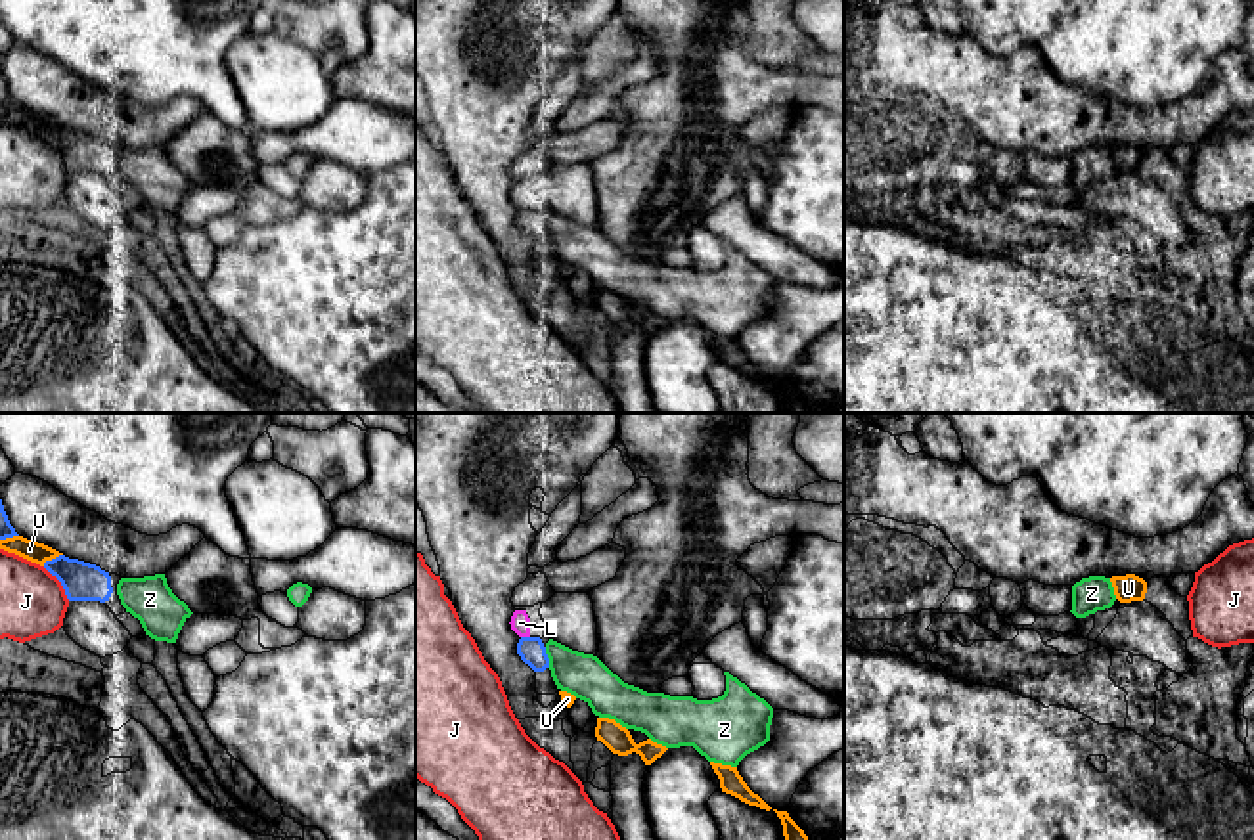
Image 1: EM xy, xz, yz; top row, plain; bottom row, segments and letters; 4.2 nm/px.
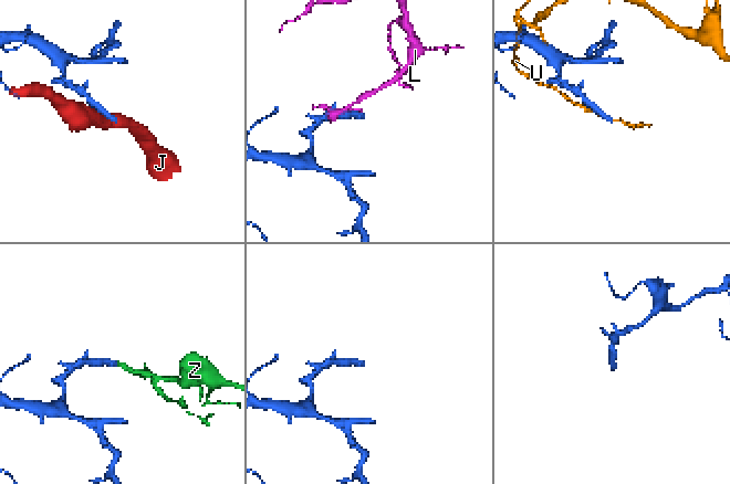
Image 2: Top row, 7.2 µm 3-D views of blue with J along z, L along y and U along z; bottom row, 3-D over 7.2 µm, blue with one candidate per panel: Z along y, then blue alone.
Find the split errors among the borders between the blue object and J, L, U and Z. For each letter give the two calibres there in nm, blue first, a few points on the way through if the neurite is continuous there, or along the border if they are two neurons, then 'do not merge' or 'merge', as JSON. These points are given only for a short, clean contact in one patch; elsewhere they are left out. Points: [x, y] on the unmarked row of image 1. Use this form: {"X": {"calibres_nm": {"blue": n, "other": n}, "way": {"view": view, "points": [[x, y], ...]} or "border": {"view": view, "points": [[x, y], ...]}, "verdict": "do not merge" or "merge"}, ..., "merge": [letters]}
{"J": {"calibres_nm": {"blue": 160, "other": 280}, "verdict": "do not merge"}, "L": {"calibres_nm": {"blue": 110, "other": 80}, "verdict": "do not merge"}, "U": {"calibres_nm": {"blue": 160, "other": 90}, "verdict": "do not merge"}, "Z": {"calibres_nm": {"blue": 110, "other": 190}, "verdict": "merge"}, "merge": ["Z"]}

